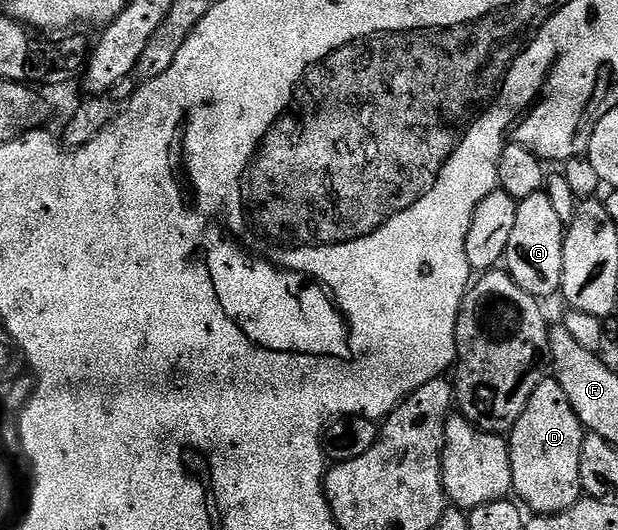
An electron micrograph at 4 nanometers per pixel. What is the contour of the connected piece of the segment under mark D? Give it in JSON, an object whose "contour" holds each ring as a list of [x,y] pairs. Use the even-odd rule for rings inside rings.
{"contour":[[[554,379],[541,381],[526,403],[526,411],[522,411],[518,423],[514,423],[511,433],[506,437],[512,493],[520,496],[519,500],[525,506],[528,504],[533,514],[561,513],[581,500],[580,460],[585,436],[584,424],[578,415],[574,415],[574,407],[570,407],[566,391],[562,391]]]}

